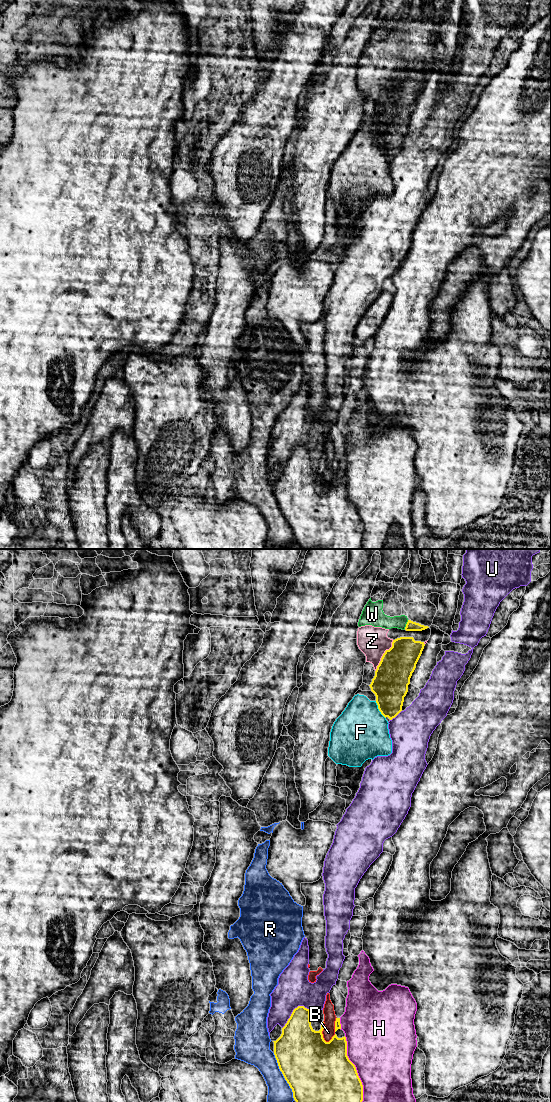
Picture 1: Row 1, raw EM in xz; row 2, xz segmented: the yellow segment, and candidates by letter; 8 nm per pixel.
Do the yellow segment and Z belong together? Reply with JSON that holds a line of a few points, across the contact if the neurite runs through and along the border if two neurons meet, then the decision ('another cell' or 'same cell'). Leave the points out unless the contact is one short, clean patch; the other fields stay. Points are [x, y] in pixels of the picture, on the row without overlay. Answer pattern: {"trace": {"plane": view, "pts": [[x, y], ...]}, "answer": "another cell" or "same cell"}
{"answer": "another cell"}

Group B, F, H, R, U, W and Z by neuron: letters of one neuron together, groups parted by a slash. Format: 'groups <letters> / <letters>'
groups B / F / H / R / U / W Z

